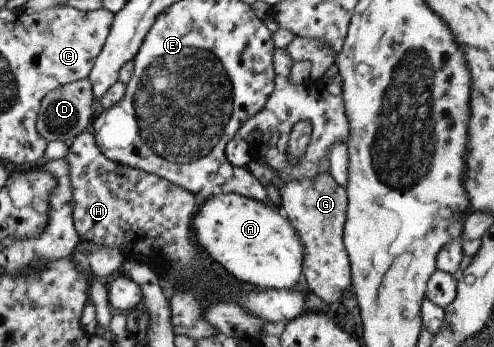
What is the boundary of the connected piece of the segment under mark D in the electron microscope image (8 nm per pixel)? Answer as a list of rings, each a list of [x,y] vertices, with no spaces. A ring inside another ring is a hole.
[[[80,79],[51,90],[42,99],[36,128],[40,136],[48,143],[57,141],[64,144],[66,140],[72,140],[82,132],[91,129],[92,121],[98,117],[98,113],[99,110],[89,79]]]

